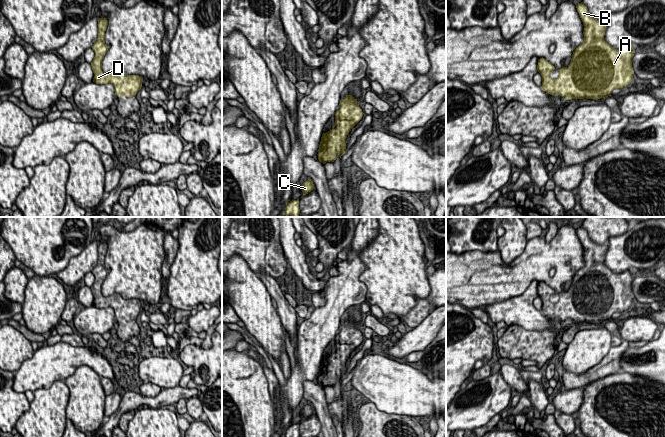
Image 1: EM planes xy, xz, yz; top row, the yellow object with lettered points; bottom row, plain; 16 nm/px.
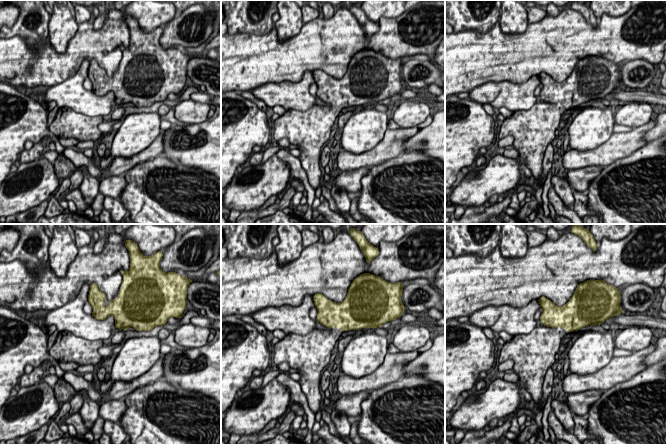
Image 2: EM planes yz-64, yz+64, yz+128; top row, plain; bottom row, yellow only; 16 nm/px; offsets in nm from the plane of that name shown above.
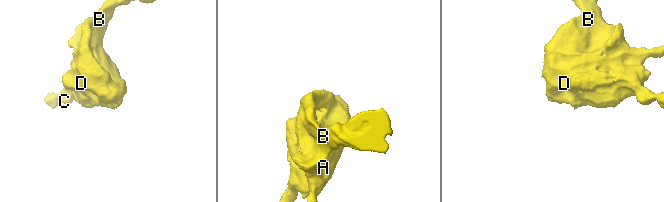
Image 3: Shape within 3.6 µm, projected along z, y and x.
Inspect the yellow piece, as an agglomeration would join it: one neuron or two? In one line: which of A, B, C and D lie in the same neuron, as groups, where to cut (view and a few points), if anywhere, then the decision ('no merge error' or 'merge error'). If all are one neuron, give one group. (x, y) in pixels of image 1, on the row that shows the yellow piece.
groups A B C D; cut none; no merge error

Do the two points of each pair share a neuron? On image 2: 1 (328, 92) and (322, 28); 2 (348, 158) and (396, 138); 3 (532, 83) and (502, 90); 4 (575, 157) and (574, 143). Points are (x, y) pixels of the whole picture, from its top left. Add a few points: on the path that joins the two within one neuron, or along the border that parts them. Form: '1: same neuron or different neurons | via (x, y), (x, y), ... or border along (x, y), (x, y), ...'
1: different neurons | border along (348, 63), (340, 78), (319, 69), (312, 72)
2: same neuron | via (360, 158), (374, 157), (384, 150)
3: same neuron | via (525, 90), (509, 90)
4: different neurons | border along (597, 146), (586, 150), (569, 149)

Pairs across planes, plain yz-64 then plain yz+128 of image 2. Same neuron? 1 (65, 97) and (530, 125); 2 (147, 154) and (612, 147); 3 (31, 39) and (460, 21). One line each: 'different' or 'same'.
1: different
2: same
3: same

